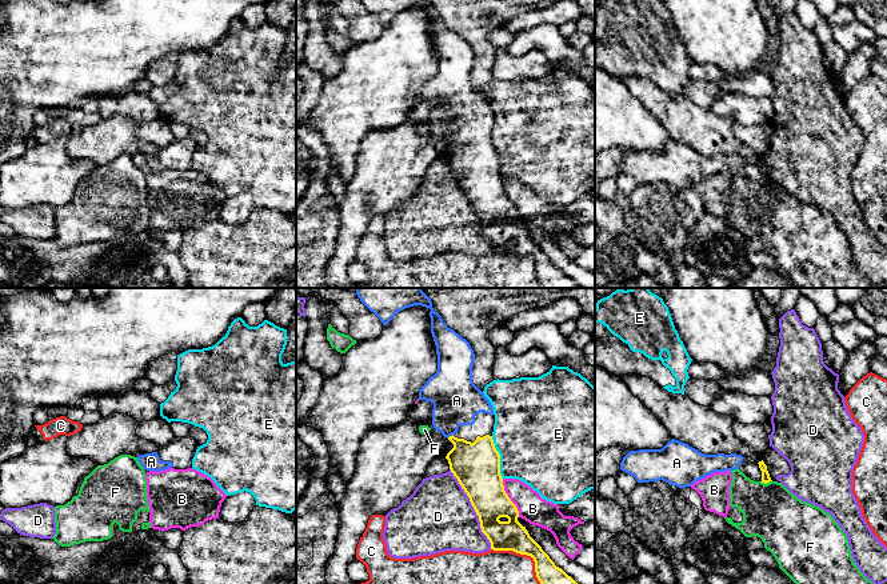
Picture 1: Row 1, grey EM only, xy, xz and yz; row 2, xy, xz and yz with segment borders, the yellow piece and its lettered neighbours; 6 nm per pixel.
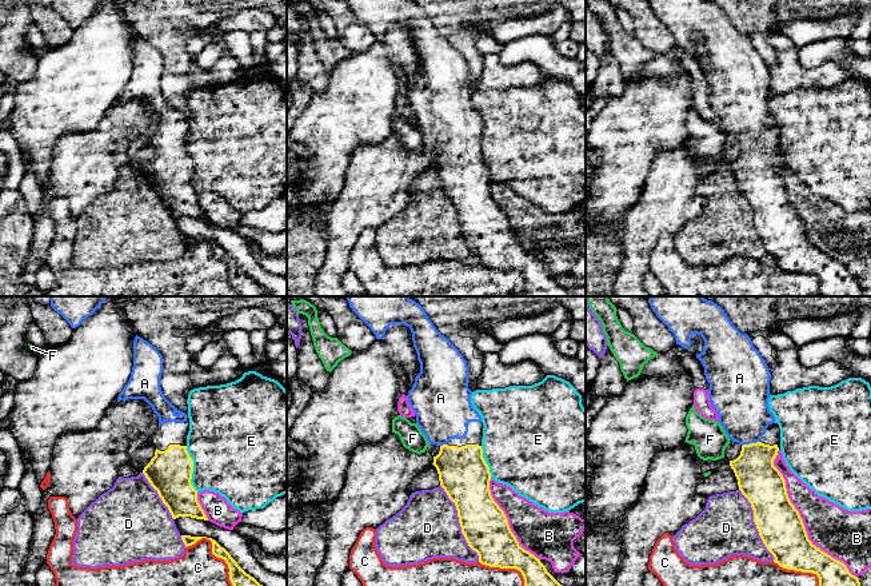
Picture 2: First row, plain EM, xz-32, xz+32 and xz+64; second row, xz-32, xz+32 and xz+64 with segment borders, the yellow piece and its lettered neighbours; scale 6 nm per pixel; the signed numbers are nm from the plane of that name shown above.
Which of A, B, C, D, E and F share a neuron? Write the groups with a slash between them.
A / B / C / D / E / F

